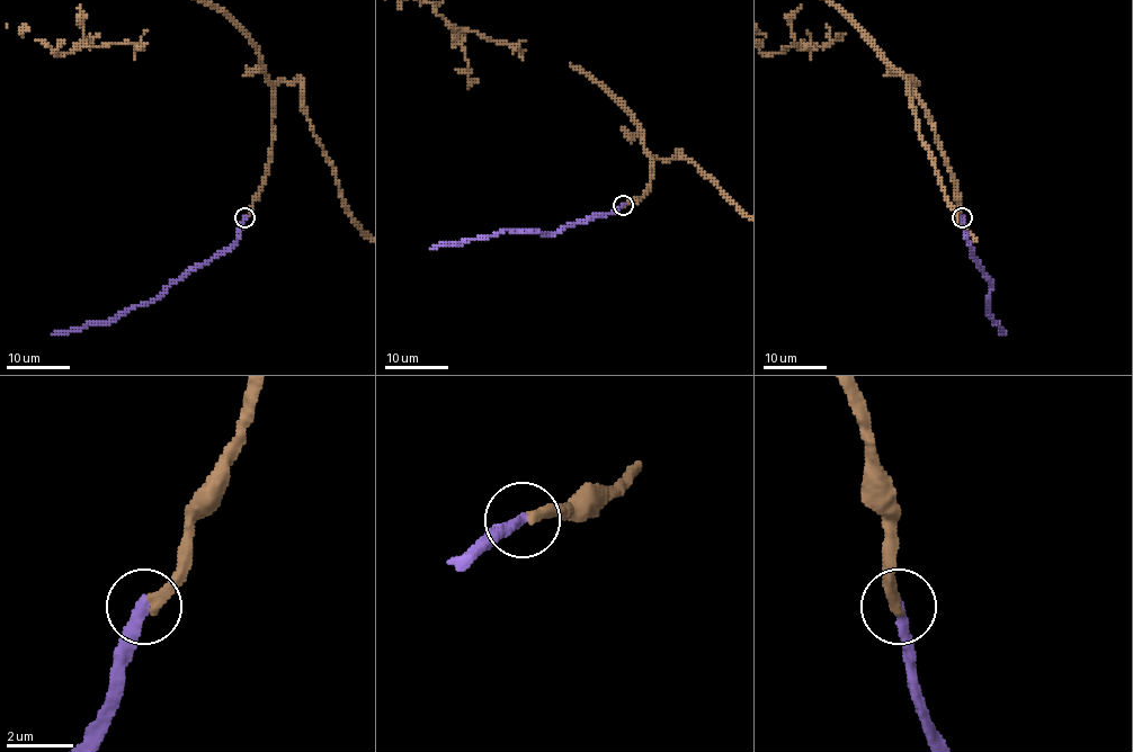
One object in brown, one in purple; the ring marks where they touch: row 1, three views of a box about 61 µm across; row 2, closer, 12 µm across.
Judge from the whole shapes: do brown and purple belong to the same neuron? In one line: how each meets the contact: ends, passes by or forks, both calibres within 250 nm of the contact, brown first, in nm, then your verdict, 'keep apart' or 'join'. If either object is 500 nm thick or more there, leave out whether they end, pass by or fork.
brown ends | purple ends | 360/360 nm | join

